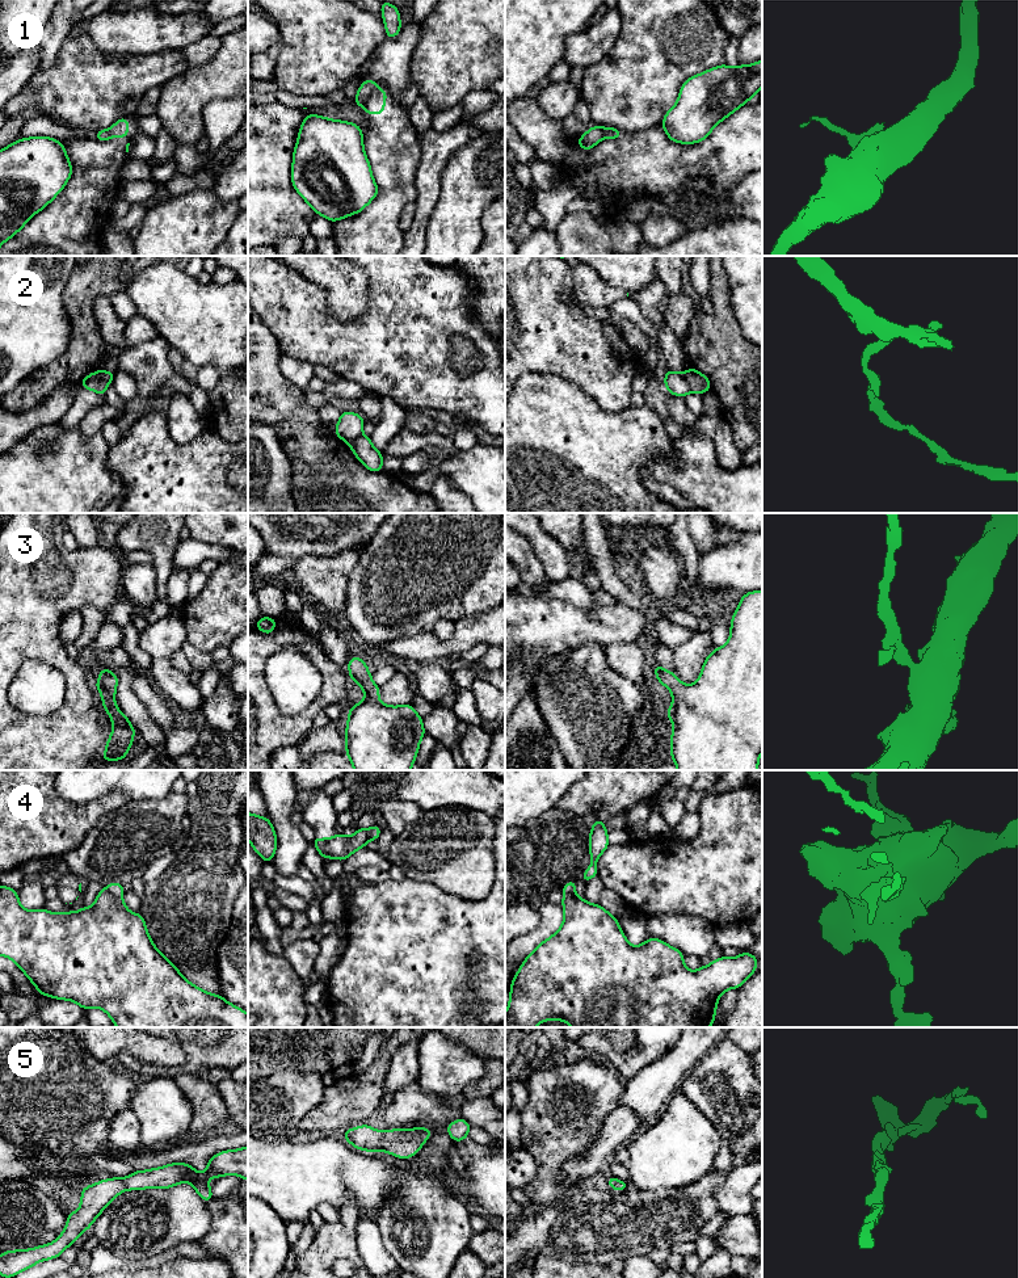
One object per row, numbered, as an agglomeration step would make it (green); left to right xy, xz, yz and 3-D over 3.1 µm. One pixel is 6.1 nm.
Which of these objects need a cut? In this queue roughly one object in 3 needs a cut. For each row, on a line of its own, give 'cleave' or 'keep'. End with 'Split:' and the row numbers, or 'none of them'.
1: cleave
2: cleave
3: keep
4: cleave
5: keep
Split: 1, 2, 4

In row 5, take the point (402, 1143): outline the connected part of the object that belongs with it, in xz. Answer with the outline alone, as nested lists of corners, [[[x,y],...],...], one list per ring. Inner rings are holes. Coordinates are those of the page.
[[[363,1123],[357,1128],[346,1128],[345,1136],[341,1139],[361,1151],[383,1151],[397,1159],[411,1159],[421,1149],[432,1134],[433,1131],[425,1127],[379,1131]]]

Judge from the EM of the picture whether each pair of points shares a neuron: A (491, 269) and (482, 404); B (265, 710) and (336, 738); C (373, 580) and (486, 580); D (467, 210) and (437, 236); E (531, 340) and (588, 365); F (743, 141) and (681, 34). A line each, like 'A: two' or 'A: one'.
A: two
B: two
C: one
D: one
E: one
F: two

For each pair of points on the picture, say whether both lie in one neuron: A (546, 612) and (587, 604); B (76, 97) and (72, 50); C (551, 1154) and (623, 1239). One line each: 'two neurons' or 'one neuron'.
A: two neurons
B: one neuron
C: two neurons

